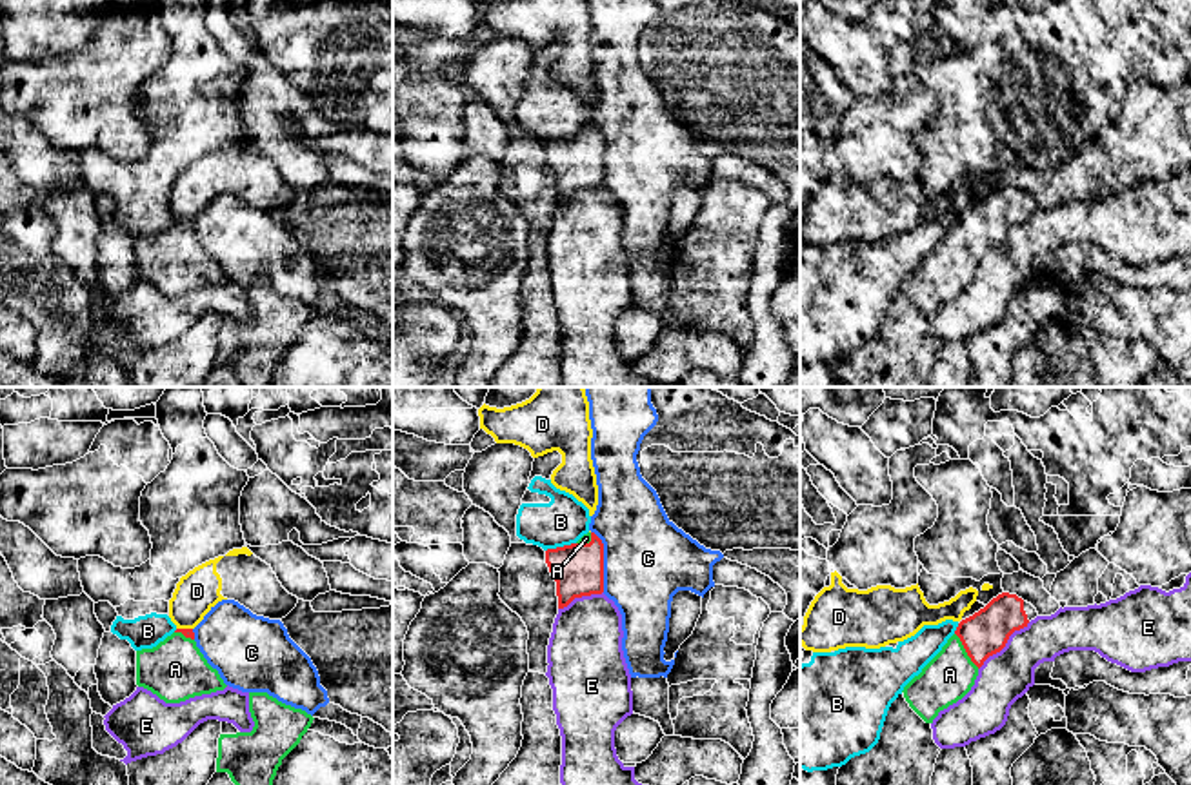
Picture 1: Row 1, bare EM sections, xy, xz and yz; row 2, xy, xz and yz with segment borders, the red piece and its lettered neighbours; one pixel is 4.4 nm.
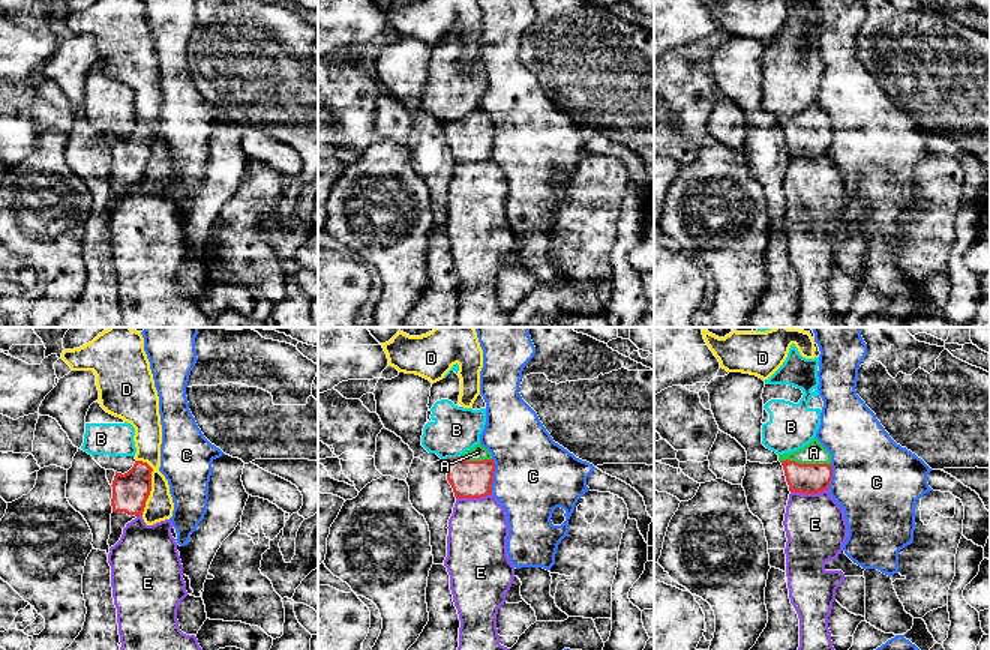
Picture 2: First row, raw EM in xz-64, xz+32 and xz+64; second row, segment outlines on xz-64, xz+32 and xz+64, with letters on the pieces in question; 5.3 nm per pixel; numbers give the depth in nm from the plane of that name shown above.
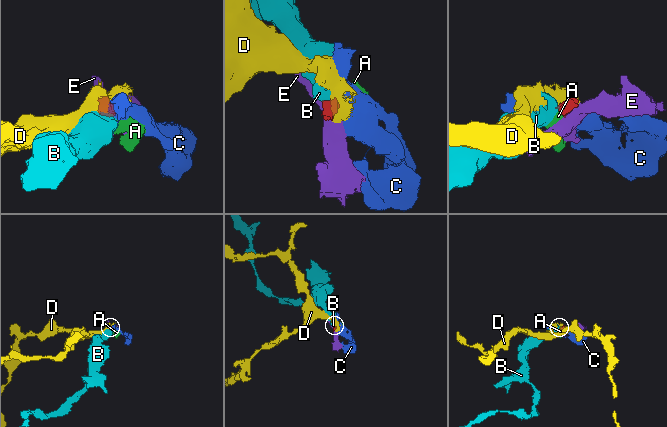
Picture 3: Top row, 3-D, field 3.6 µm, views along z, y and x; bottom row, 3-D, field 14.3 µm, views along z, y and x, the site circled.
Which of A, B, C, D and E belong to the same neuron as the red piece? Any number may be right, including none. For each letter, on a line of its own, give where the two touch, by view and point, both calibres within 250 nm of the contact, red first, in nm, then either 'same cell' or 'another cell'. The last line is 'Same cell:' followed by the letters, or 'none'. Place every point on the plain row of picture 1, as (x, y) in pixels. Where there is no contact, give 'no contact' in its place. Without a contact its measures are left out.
A: meets red in yz at (966, 244); 200 nm thick on the red side, 220 nm on the other; same cell
B: meets red in xz at (560, 140); 220 nm thick on the red side, 220 nm on the other; another cell
C: meets red in xz at (602, 155); 220 nm thick on the red side, 380 nm on the other; another cell
D: meets red in xy at (184, 222); 50 nm thick on the red side, 180 nm on the other; another cell
E: meets red in yz at (1004, 238); 200 nm thick on the red side, 220 nm on the other; another cell
Same cell: A

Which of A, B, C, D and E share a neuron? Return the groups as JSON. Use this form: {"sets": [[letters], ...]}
{"sets": [["A"], ["B"], ["C"], ["D"], ["E"]]}

